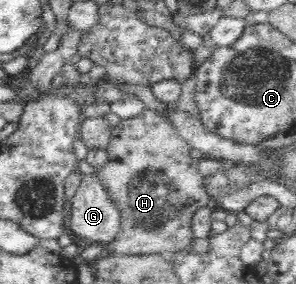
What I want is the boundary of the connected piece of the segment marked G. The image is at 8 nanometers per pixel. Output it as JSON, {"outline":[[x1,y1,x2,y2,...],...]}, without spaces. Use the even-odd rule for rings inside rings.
{"outline":[[83,175,72,200,70,216,70,230,76,239,106,246,118,238,122,224,120,219,118,208,97,175]]}

